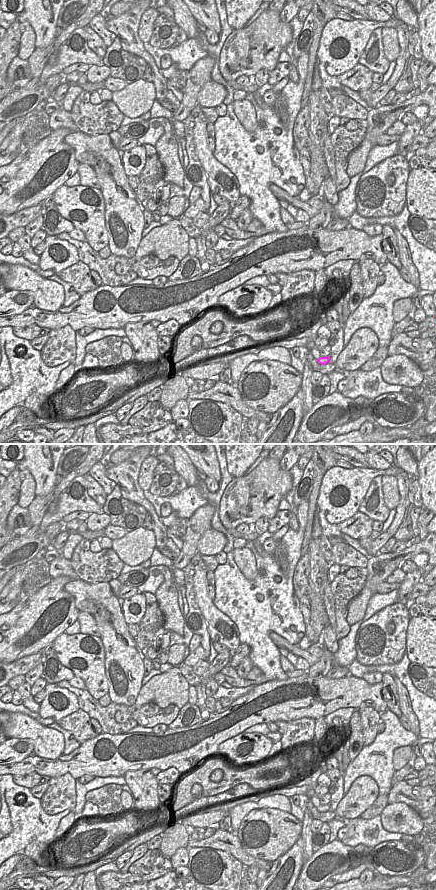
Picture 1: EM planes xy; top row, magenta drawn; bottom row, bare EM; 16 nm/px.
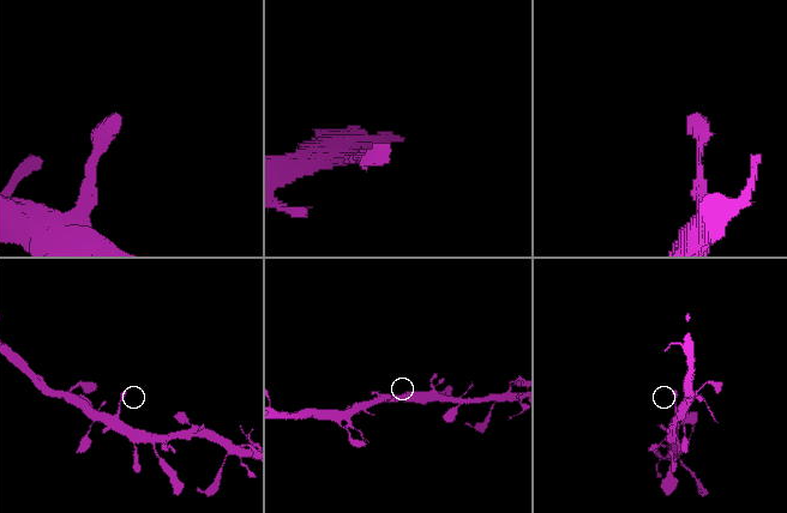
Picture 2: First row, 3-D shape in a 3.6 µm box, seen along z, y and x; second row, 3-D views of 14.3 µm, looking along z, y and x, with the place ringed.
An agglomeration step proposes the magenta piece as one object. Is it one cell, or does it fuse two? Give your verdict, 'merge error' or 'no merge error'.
no merge error

